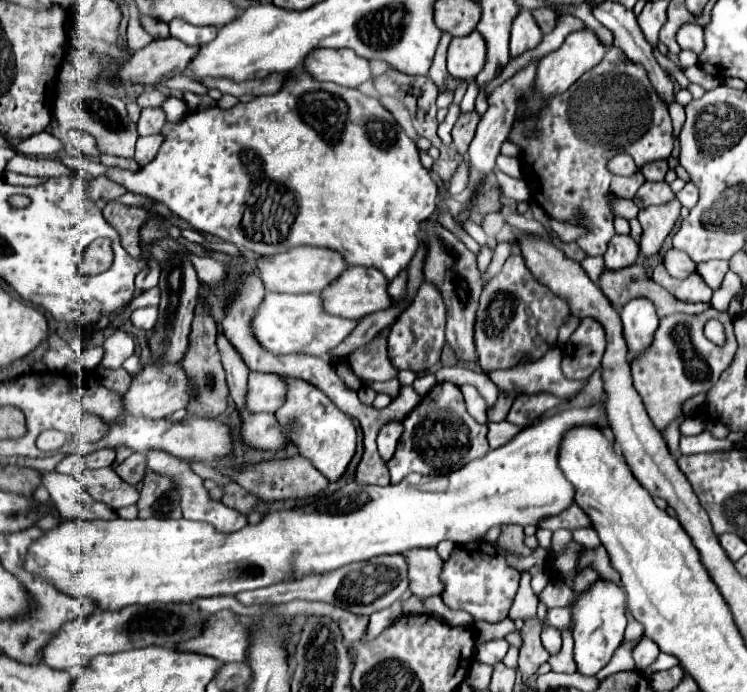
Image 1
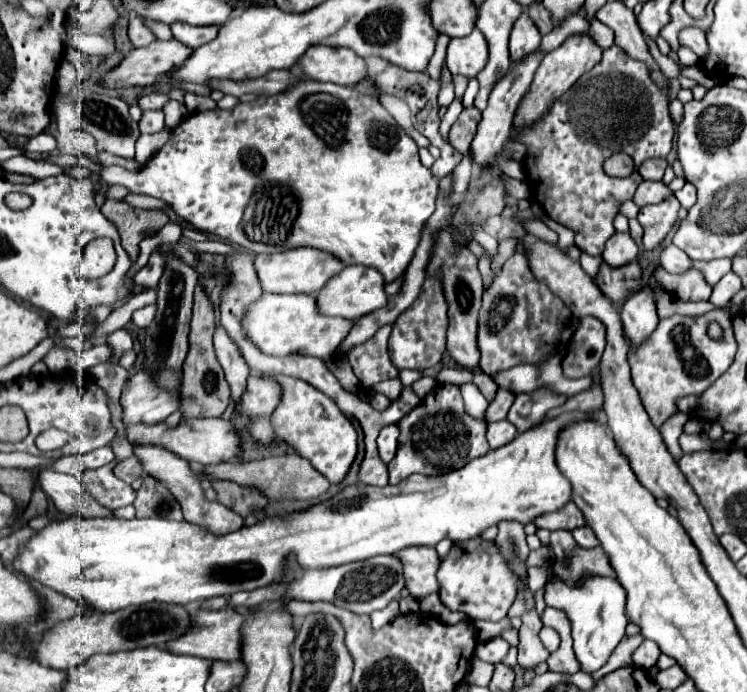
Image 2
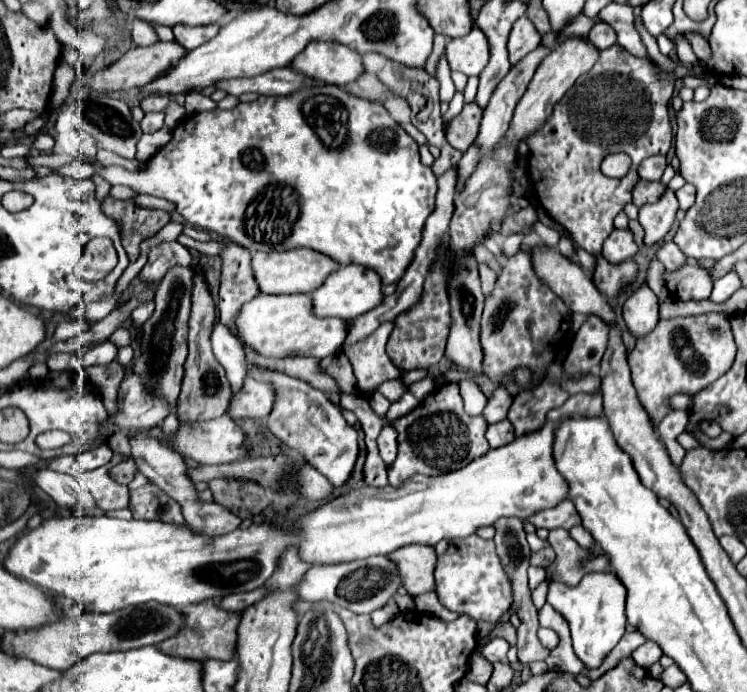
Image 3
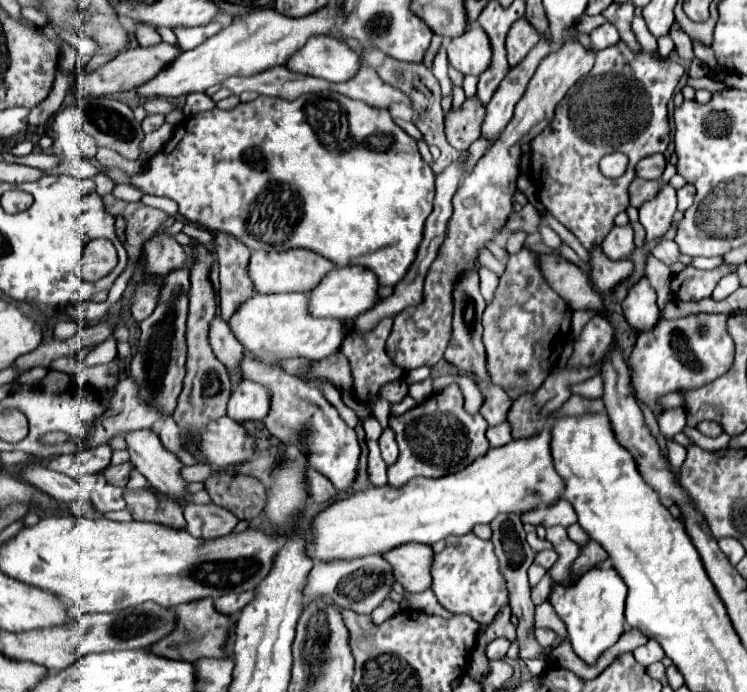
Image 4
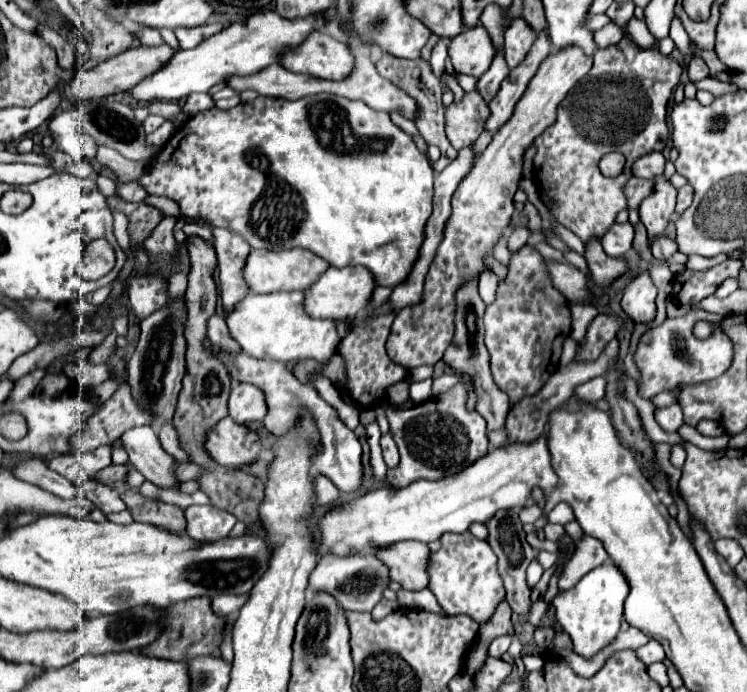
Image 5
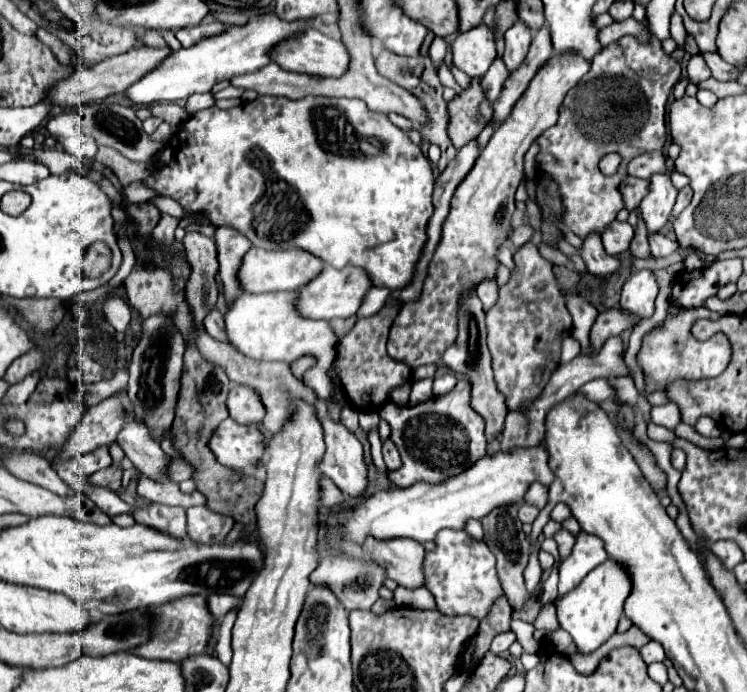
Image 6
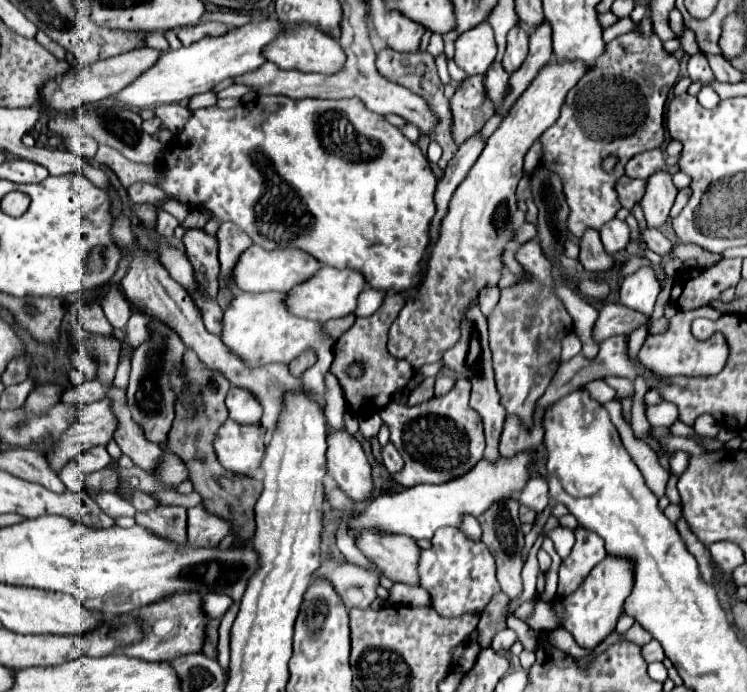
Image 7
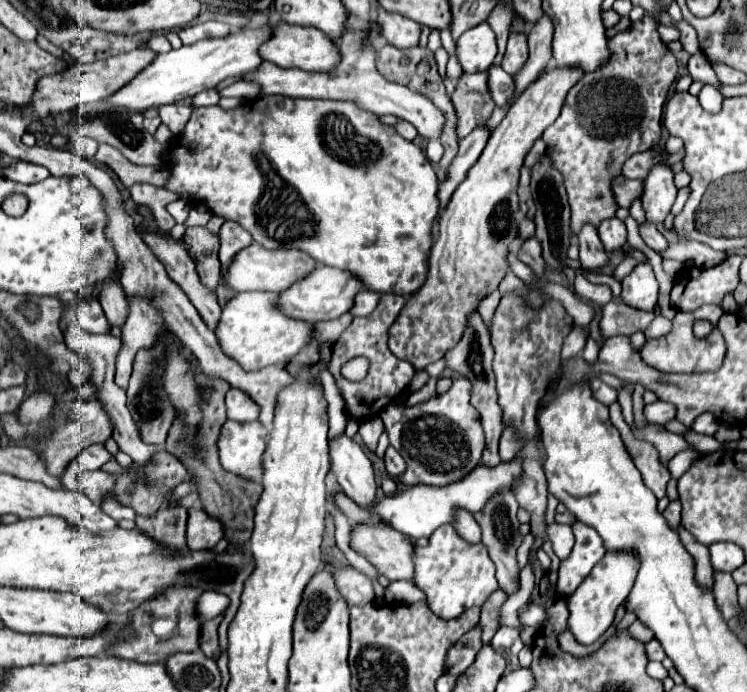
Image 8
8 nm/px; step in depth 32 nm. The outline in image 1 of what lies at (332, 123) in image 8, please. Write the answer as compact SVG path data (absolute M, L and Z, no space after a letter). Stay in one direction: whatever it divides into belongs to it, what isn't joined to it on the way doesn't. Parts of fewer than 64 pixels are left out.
M298 72L298 76L290 74L284 88L272 96L256 96L254 100L250 100L246 104L240 102L230 110L222 110L216 106L216 108L208 108L208 110L190 112L178 124L166 124L162 128L162 134L166 136L166 140L160 146L156 158L150 164L146 164L140 172L116 172L116 168L108 168L106 178L116 184L122 184L124 188L128 188L134 194L144 194L144 196L150 196L150 198L166 204L176 216L186 220L192 228L196 228L200 232L214 234L226 242L232 242L244 252L278 254L278 252L286 252L288 246L302 246L302 244L332 248L342 254L342 258L346 260L348 266L378 268L380 272L384 272L386 280L390 282L404 268L408 268L408 264L420 244L420 238L418 238L420 224L424 220L428 220L432 216L432 212L436 210L438 184L434 182L430 170L426 170L420 164L418 148L416 148L414 140L408 138L408 134L394 120L394 116L380 104L380 100L366 96L356 88L336 86L332 82L310 80L310 76L306 72Z

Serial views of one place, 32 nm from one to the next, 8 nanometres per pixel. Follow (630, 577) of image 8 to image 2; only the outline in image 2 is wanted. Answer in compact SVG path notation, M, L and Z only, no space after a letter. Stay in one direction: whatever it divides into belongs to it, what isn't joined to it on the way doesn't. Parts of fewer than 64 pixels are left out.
M588 576L582 580L580 586L568 586L560 580L550 580L546 584L544 600L548 606L558 608L566 612L570 624L572 624L572 638L574 638L574 652L578 662L582 664L582 670L592 674L600 666L606 664L612 650L618 646L618 642L624 636L624 628L628 624L626 618L626 592L622 584L616 578L610 576Z

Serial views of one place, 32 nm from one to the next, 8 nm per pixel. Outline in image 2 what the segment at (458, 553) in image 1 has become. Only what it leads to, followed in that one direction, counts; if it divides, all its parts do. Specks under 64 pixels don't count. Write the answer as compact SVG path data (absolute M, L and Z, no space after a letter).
M480 536L454 542L446 558L440 560L438 584L442 604L450 610L464 612L472 620L498 622L508 614L508 608L516 598L516 576L508 572L504 558L496 552L496 544L482 540Z

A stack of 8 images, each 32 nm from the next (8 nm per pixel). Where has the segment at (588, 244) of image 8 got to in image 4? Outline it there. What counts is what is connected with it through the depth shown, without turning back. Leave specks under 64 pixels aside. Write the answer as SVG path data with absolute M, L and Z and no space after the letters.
M600 246L590 250L590 280L600 292L608 294L620 280L628 278L630 274L632 274L630 260L610 260L608 256L604 256Z

